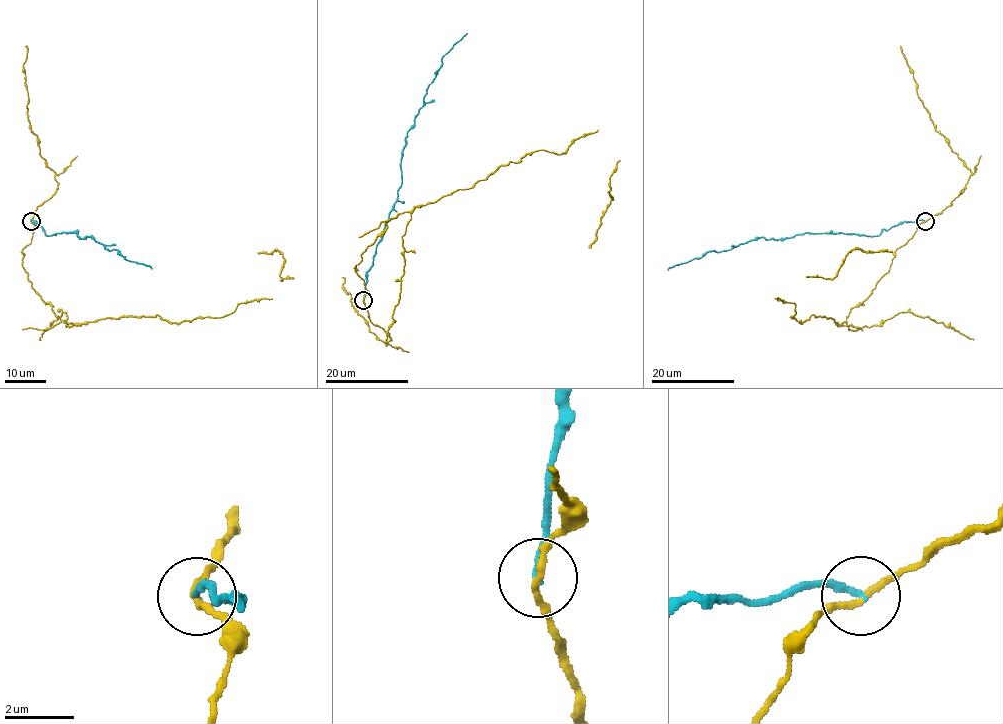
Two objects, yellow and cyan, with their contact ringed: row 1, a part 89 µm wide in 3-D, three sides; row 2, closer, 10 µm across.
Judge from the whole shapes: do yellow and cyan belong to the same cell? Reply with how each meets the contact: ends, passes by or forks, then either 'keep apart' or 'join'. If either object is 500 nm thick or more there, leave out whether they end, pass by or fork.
yellow passes by | cyan ends | keep apart

